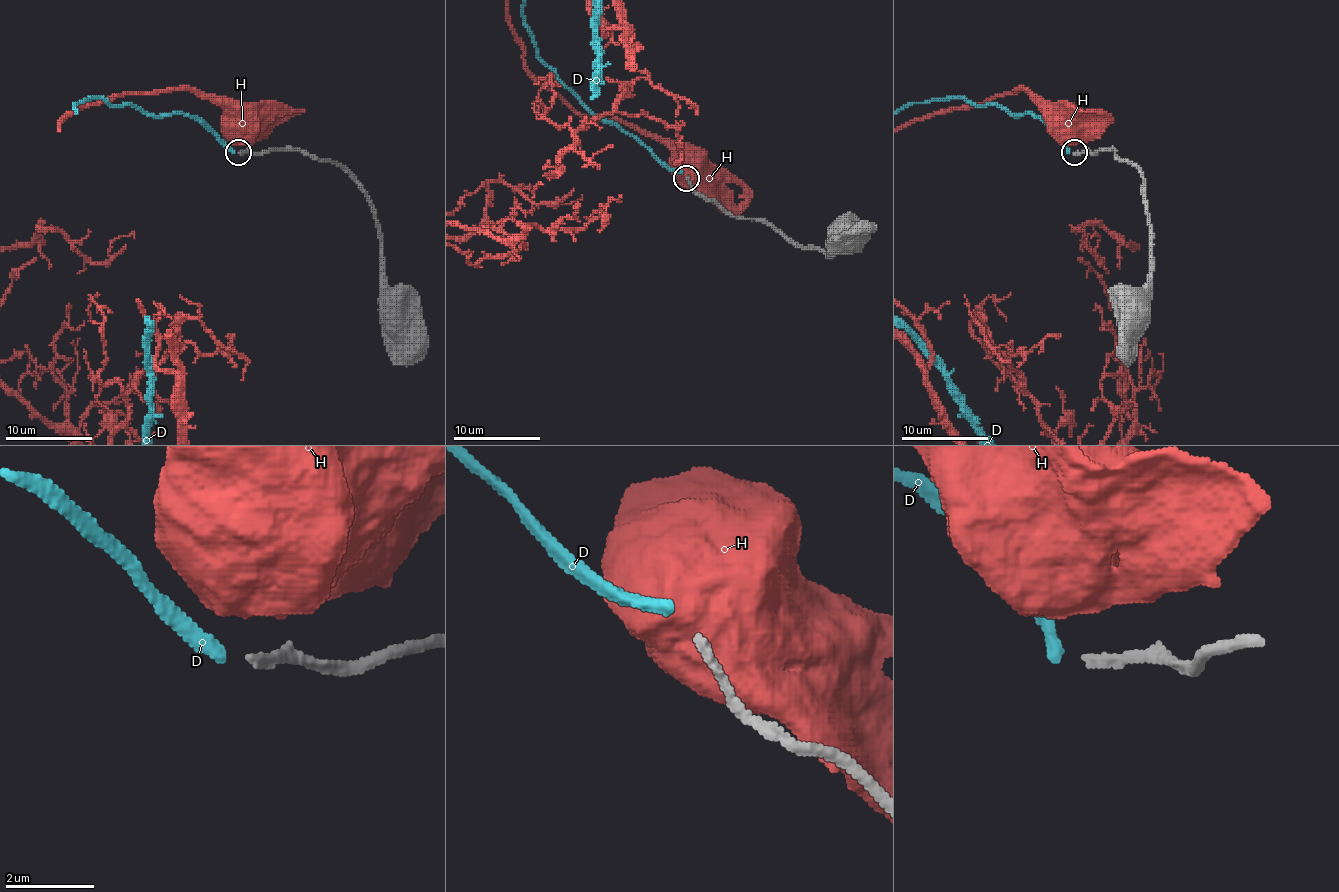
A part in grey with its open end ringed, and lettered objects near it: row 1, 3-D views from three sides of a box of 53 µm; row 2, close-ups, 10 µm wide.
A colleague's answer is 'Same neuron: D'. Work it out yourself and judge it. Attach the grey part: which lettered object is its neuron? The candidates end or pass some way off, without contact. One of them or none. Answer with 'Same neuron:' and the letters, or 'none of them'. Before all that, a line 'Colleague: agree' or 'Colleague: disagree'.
Colleague: disagree
Same neuron: none of them

